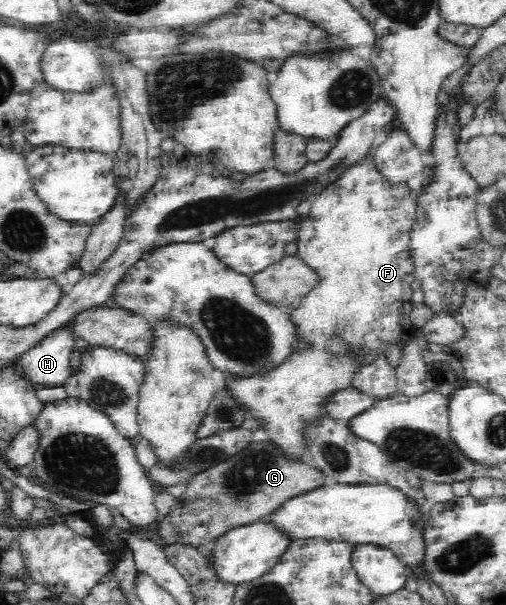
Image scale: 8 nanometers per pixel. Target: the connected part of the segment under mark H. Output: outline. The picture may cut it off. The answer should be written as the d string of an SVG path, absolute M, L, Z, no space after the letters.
M61 328L43 338L31 350L20 356L23 376L41 388L55 388L71 376L71 358L74 334Z

